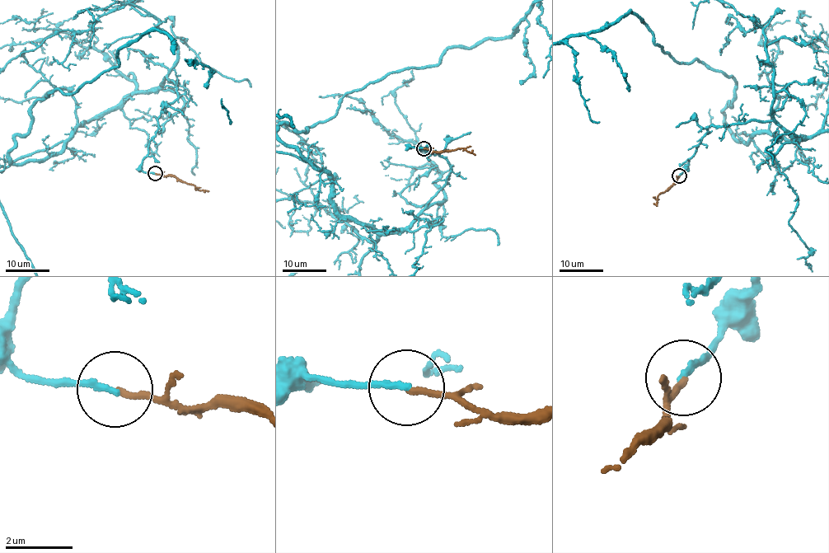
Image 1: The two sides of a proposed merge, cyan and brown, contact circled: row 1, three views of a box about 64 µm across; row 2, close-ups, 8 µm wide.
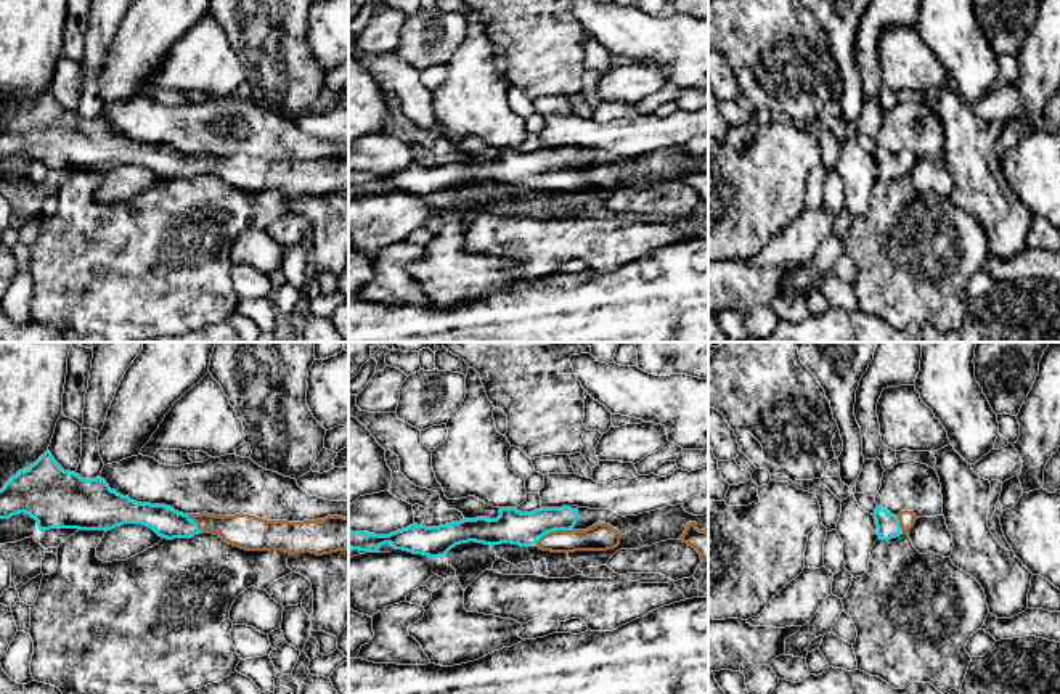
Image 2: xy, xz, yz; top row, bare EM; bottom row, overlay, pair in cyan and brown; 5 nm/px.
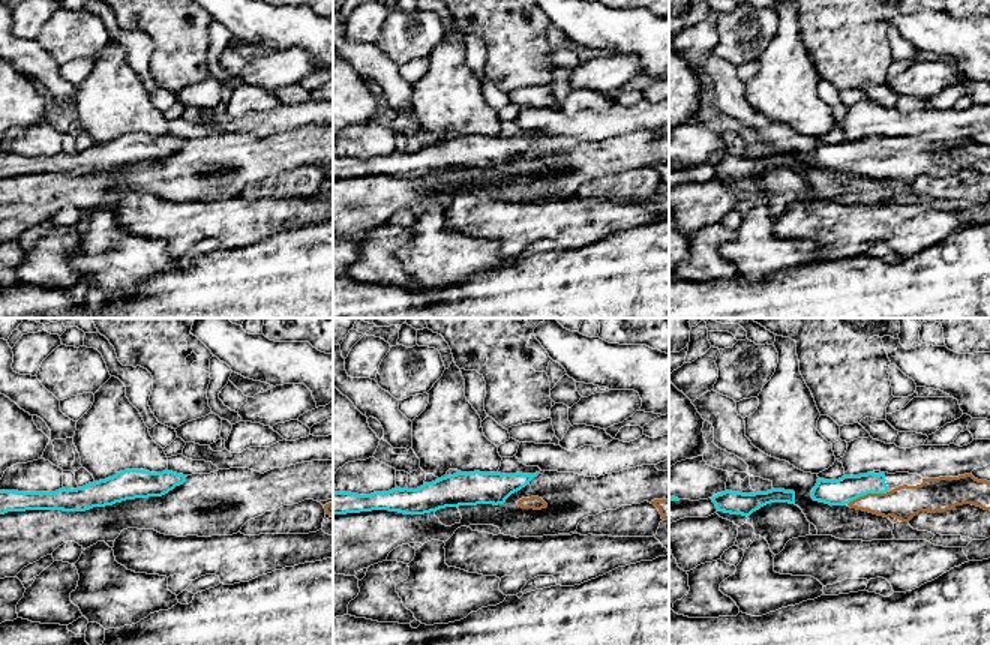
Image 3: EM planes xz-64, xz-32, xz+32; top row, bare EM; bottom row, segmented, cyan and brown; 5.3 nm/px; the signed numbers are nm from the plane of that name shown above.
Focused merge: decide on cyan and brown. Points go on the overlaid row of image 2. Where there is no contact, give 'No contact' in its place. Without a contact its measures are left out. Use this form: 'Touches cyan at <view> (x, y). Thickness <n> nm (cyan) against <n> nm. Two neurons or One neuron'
Touches cyan at xz (551, 530). Thickness 170 nm (cyan) against 140 nm. One neuron

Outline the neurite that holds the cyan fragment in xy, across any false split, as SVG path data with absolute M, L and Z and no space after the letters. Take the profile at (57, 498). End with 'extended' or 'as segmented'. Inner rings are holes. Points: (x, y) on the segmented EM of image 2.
M48 450L27 469L18 471L0 490L0 519L10 519L19 512L35 519L40 532L50 529L108 532L124 524L141 524L167 540L214 533L246 551L275 549L289 554L312 553L316 556L349 551L349 517L328 516L316 520L287 522L267 520L243 512L234 516L183 514L165 504L137 503L111 490L101 477L82 479L75 472L64 471Z | extended

